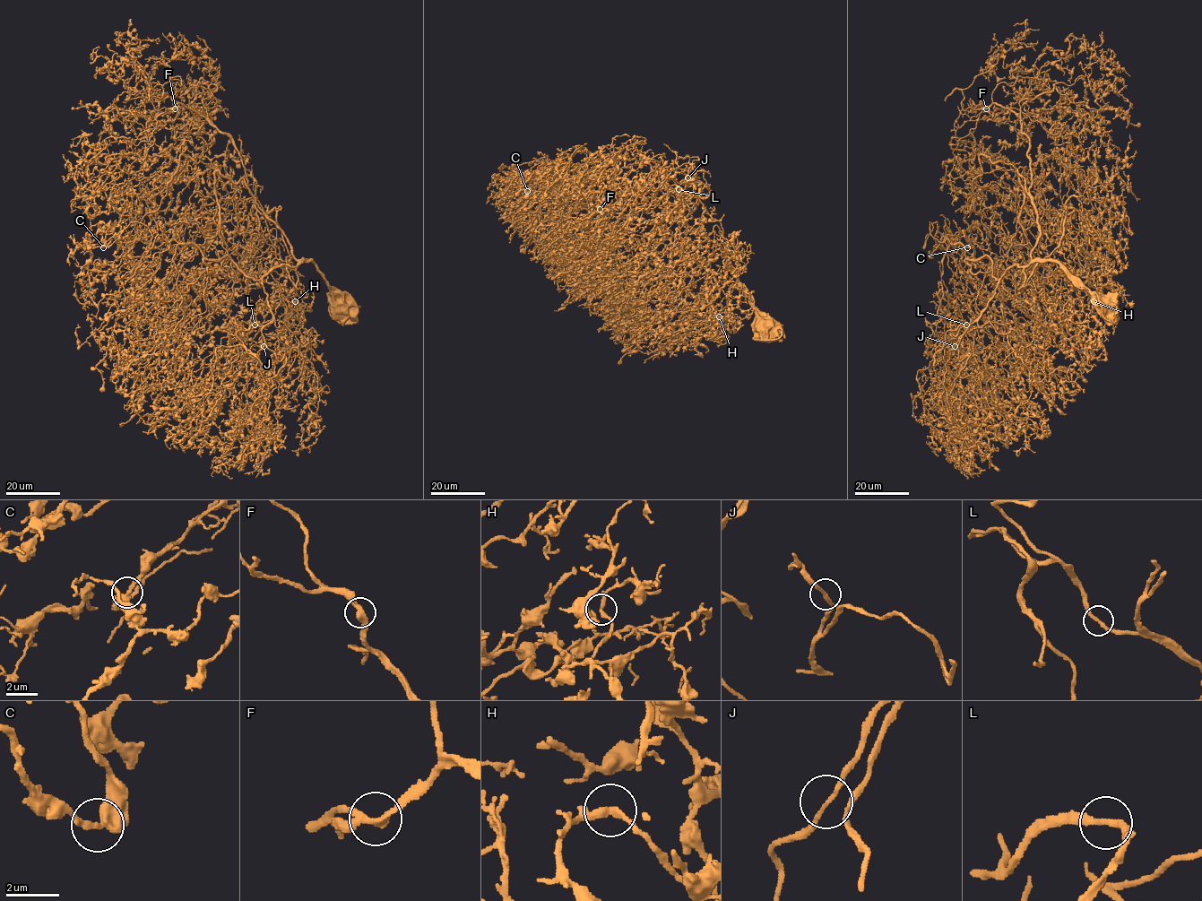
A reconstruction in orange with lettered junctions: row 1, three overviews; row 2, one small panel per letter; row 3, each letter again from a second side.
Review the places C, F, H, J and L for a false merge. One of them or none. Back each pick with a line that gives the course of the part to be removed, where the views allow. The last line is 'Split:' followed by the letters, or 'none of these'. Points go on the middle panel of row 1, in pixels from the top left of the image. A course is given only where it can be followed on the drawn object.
Split: none of these

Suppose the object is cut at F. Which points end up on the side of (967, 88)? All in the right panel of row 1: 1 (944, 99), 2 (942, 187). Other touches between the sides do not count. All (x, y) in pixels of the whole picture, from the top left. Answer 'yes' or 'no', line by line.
1: yes
2: no

